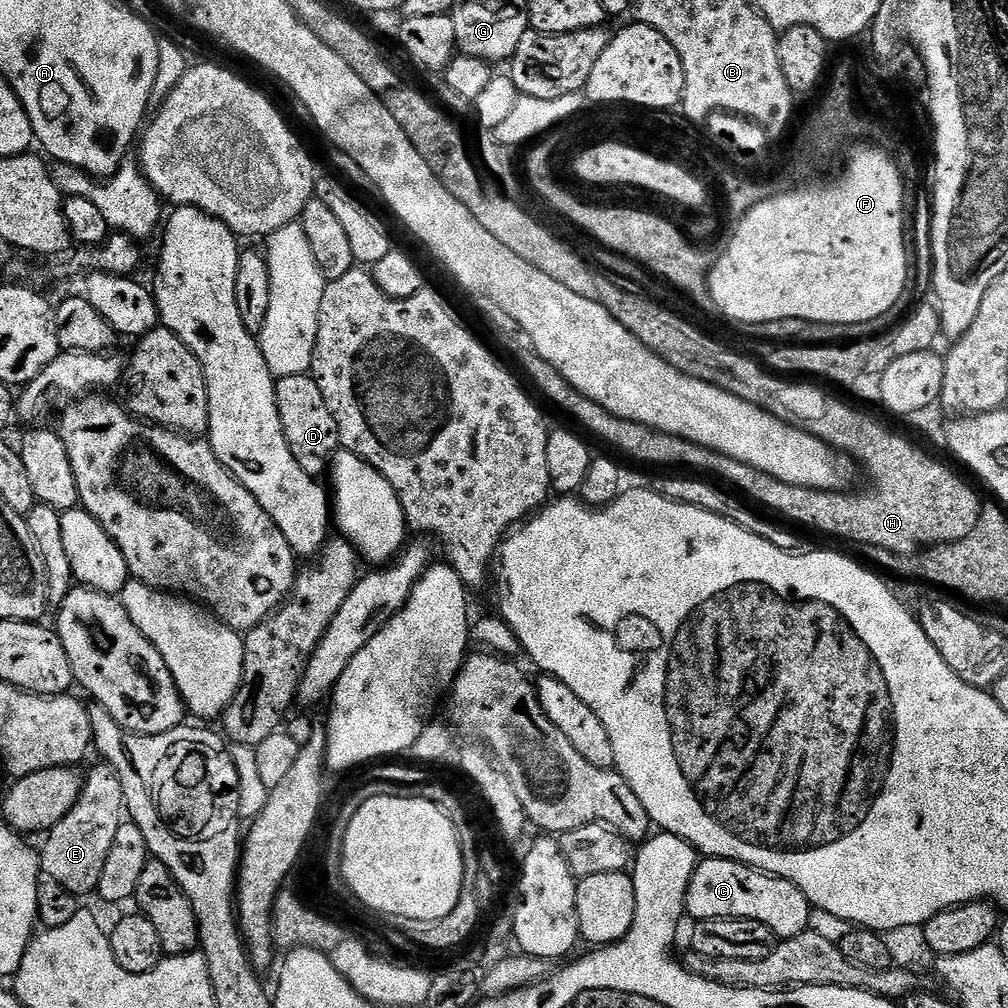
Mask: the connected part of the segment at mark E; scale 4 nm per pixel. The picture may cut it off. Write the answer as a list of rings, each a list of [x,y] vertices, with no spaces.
[[[97,765],[85,775],[78,802],[69,814],[47,833],[44,848],[41,847],[40,850],[41,871],[52,873],[64,888],[78,898],[96,892],[110,847],[113,846],[114,835],[124,820],[121,780],[112,767]]]

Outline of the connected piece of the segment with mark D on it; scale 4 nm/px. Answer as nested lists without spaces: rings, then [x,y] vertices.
[[[310,374],[279,377],[276,381],[276,401],[278,418],[282,418],[282,434],[286,434],[290,454],[294,454],[298,466],[302,466],[306,474],[323,477],[323,472],[325,475],[329,471],[332,458],[341,451],[341,447],[338,422],[334,422],[334,414],[330,414],[330,406],[326,406],[326,398],[322,398],[318,382]]]

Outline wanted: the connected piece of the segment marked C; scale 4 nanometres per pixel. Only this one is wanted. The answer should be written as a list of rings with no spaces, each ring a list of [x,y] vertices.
[[[704,858],[697,863],[684,907],[693,921],[726,918],[762,922],[762,926],[770,926],[780,940],[789,940],[808,931],[808,919],[813,910],[802,890],[789,880],[770,876],[737,860],[715,858]]]

